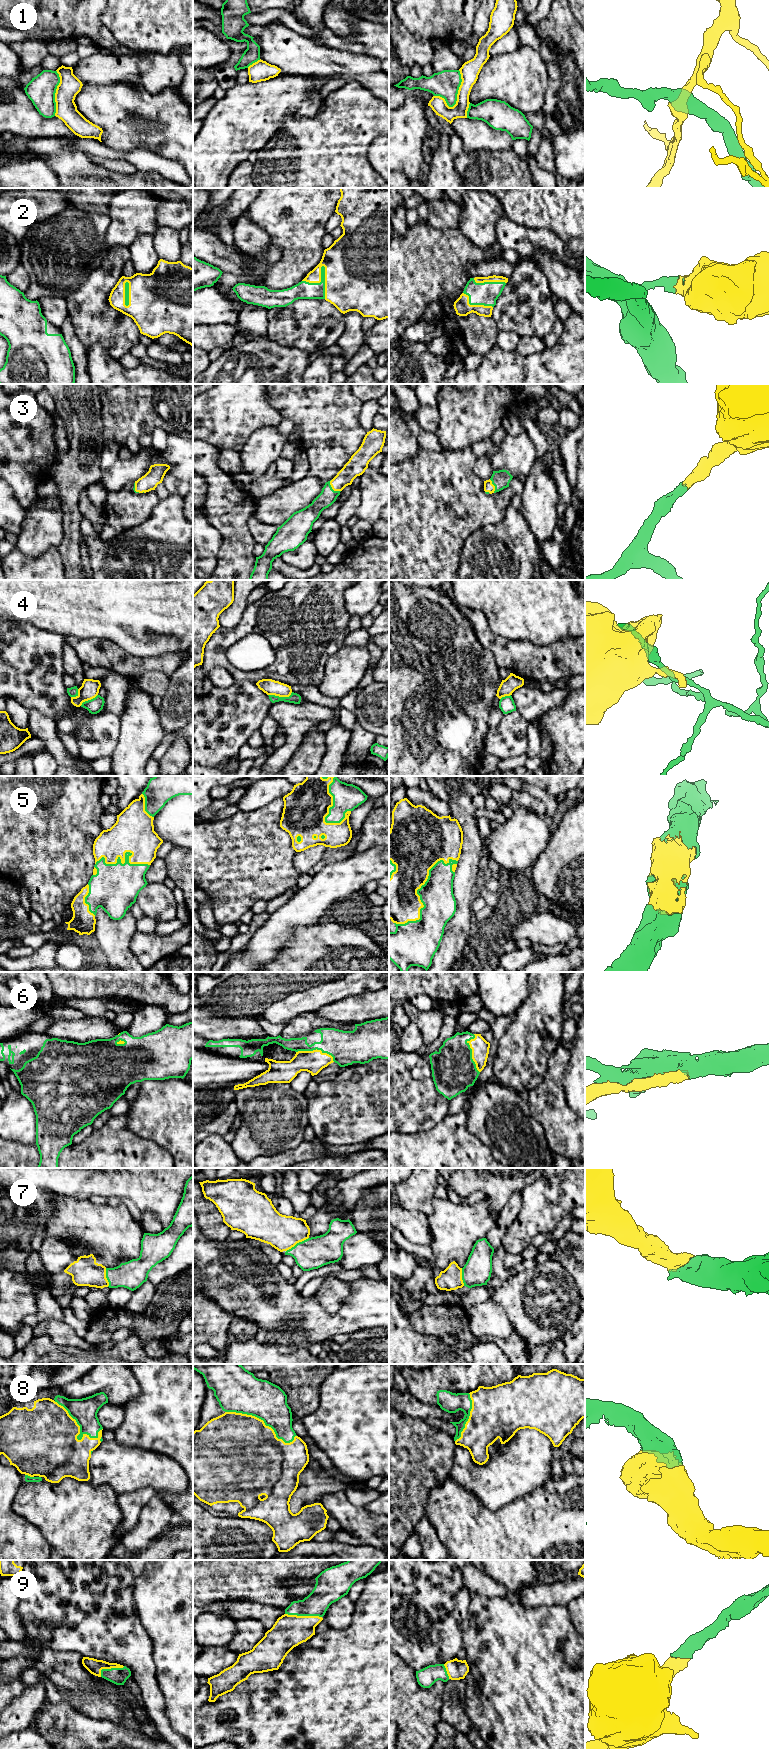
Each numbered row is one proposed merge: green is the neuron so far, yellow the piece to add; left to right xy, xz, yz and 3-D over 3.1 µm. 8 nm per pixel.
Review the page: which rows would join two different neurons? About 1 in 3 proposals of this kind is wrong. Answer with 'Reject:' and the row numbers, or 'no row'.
Reject: 1, 4

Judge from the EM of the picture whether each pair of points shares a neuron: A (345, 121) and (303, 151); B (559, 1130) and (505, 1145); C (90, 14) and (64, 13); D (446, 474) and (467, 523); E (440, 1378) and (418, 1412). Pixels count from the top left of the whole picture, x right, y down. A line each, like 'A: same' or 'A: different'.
A: same
B: different
C: same
D: same
E: different

